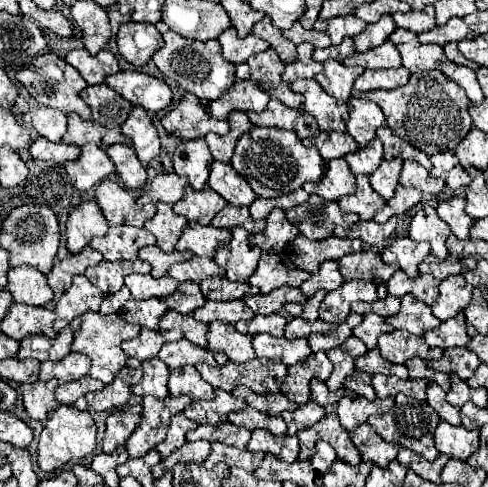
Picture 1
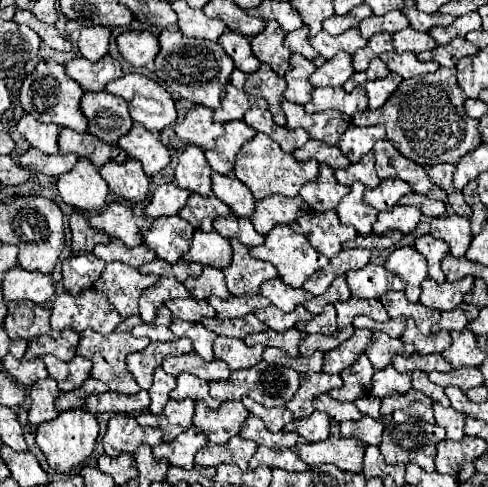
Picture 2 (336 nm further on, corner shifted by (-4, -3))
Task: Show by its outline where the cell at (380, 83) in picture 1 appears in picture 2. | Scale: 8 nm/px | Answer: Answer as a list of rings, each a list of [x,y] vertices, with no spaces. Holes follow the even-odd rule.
[[[389,74],[385,76],[383,80],[375,80],[375,82],[367,82],[365,84],[365,90],[367,90],[367,98],[369,98],[369,108],[371,110],[377,110],[381,108],[387,98],[395,92],[395,88],[401,84],[401,76],[395,76],[395,74]]]

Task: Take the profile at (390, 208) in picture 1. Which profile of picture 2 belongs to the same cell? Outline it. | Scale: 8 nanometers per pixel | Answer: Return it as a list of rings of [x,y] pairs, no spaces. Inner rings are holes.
[[[395,206],[385,212],[377,214],[377,222],[373,224],[373,234],[383,234],[389,230],[399,230],[403,234],[411,234],[421,218],[421,212],[415,212],[415,208],[403,208]]]

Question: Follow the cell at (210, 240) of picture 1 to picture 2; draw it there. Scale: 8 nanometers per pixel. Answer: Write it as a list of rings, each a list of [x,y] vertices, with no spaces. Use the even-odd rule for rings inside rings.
[[[195,232],[189,244],[189,252],[183,256],[185,262],[199,262],[205,266],[227,268],[231,264],[231,244],[217,232]]]

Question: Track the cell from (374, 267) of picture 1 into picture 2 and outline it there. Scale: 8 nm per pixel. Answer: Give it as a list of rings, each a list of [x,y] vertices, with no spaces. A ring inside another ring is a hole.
[[[367,264],[367,268],[347,272],[347,284],[355,298],[375,298],[379,300],[389,290],[403,290],[405,284],[399,276],[387,272],[383,266]]]

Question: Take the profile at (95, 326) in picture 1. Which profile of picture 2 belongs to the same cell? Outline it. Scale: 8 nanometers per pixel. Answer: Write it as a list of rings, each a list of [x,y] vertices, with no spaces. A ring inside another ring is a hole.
[[[85,330],[85,332],[81,332],[81,340],[79,340],[79,346],[77,346],[77,354],[93,362],[91,376],[97,378],[97,380],[101,380],[101,382],[105,382],[109,386],[109,390],[135,394],[141,388],[135,382],[135,376],[129,372],[129,368],[125,364],[125,358],[127,358],[127,354],[131,354],[135,350],[143,350],[147,344],[149,344],[147,338],[135,338],[131,332],[117,332],[115,330],[111,336],[101,336],[95,330]]]

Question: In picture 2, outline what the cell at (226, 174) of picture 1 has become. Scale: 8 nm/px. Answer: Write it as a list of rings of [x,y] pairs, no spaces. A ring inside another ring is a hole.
[[[213,172],[213,194],[227,204],[235,216],[249,218],[255,210],[255,198],[251,192],[247,192],[247,186],[241,180],[235,180],[235,176],[225,176]]]

